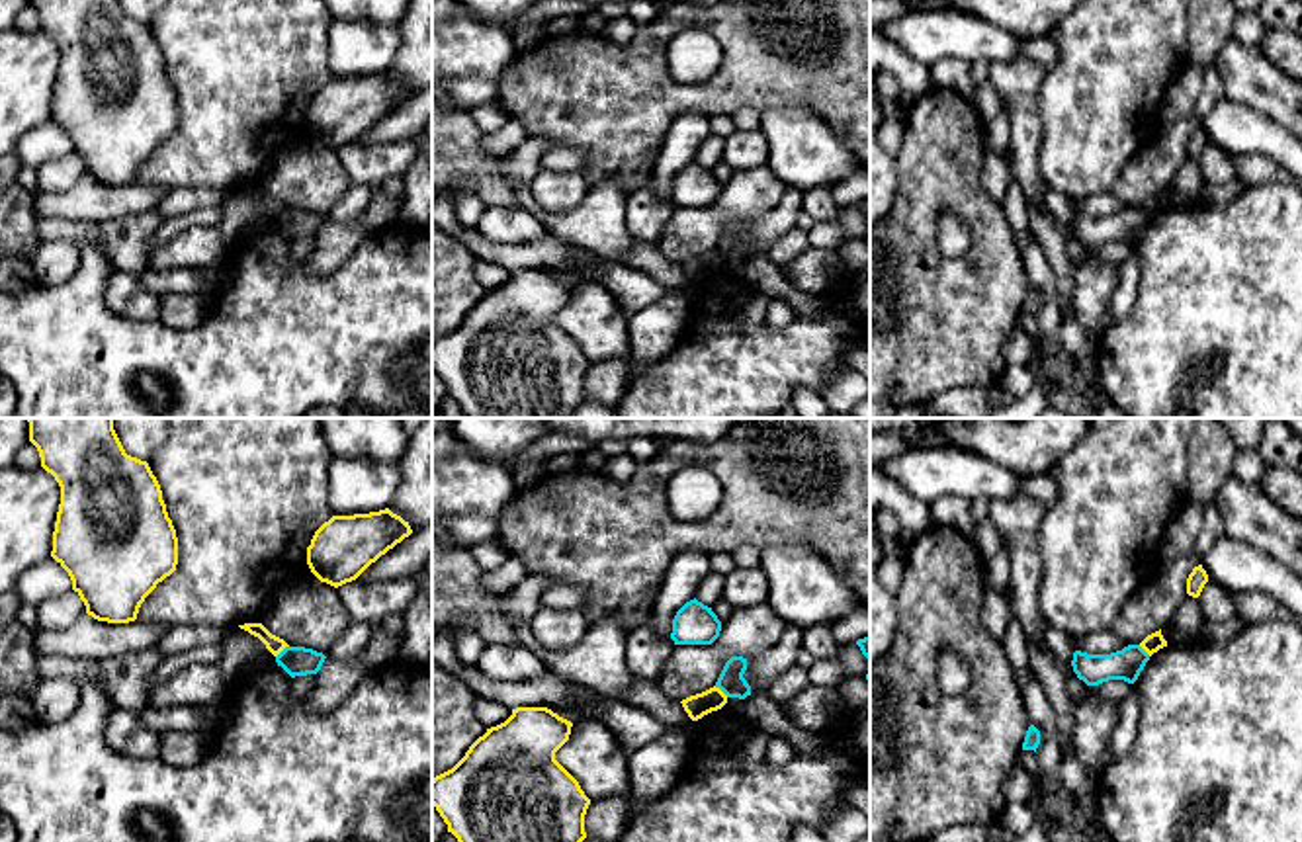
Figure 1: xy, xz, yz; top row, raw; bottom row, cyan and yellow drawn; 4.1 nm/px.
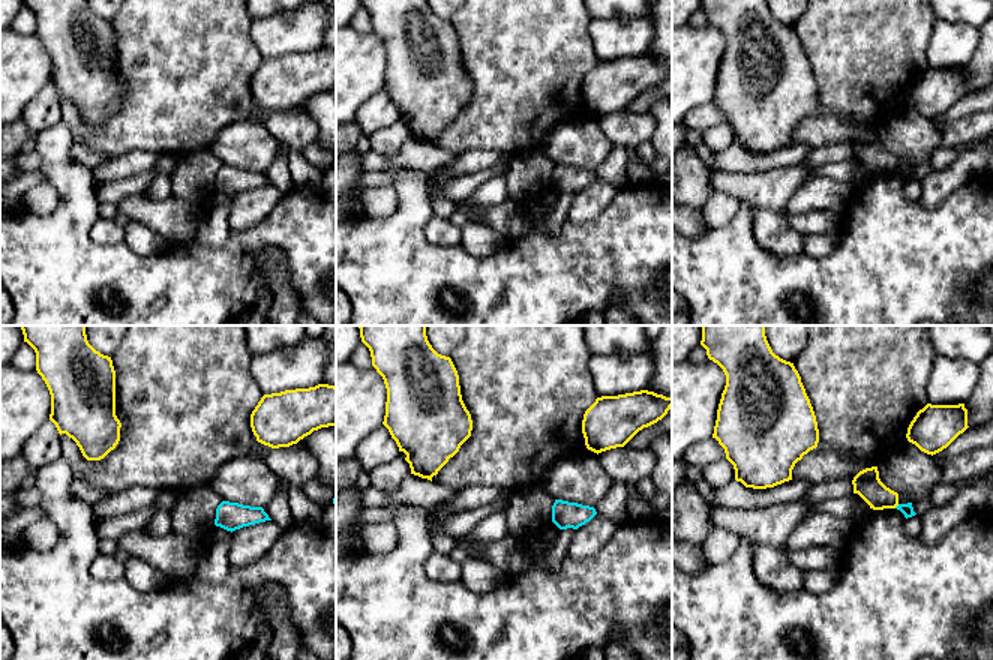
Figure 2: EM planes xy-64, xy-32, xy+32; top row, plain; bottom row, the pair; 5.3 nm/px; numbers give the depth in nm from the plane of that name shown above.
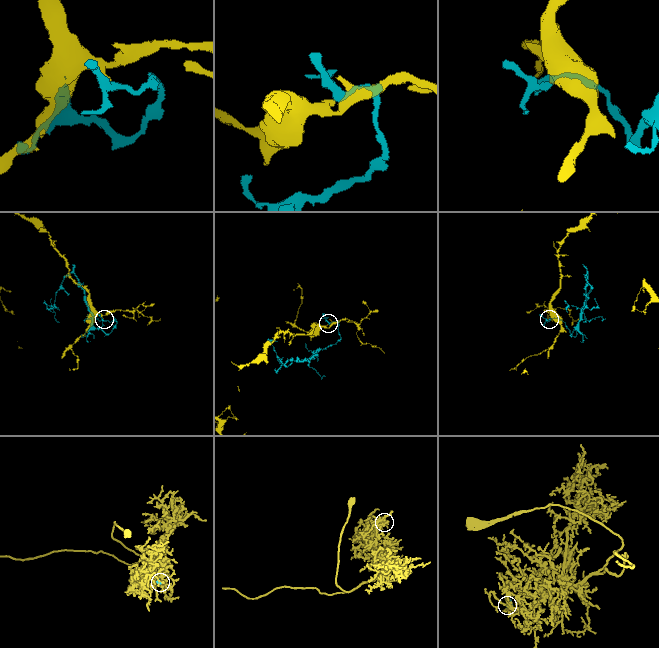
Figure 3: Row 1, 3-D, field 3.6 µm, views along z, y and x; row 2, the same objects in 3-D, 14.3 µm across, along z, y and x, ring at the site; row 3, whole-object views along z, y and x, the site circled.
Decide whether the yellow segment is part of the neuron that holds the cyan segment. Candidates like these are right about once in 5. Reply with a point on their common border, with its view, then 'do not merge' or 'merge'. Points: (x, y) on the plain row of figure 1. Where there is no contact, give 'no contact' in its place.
meets cyan in xy at (282, 213); do not merge

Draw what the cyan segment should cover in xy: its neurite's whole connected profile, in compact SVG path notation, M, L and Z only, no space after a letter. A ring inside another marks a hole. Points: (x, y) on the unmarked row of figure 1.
M285 209L276 225L282 229L291 240L317 236L325 225L325 217L305 209Z

